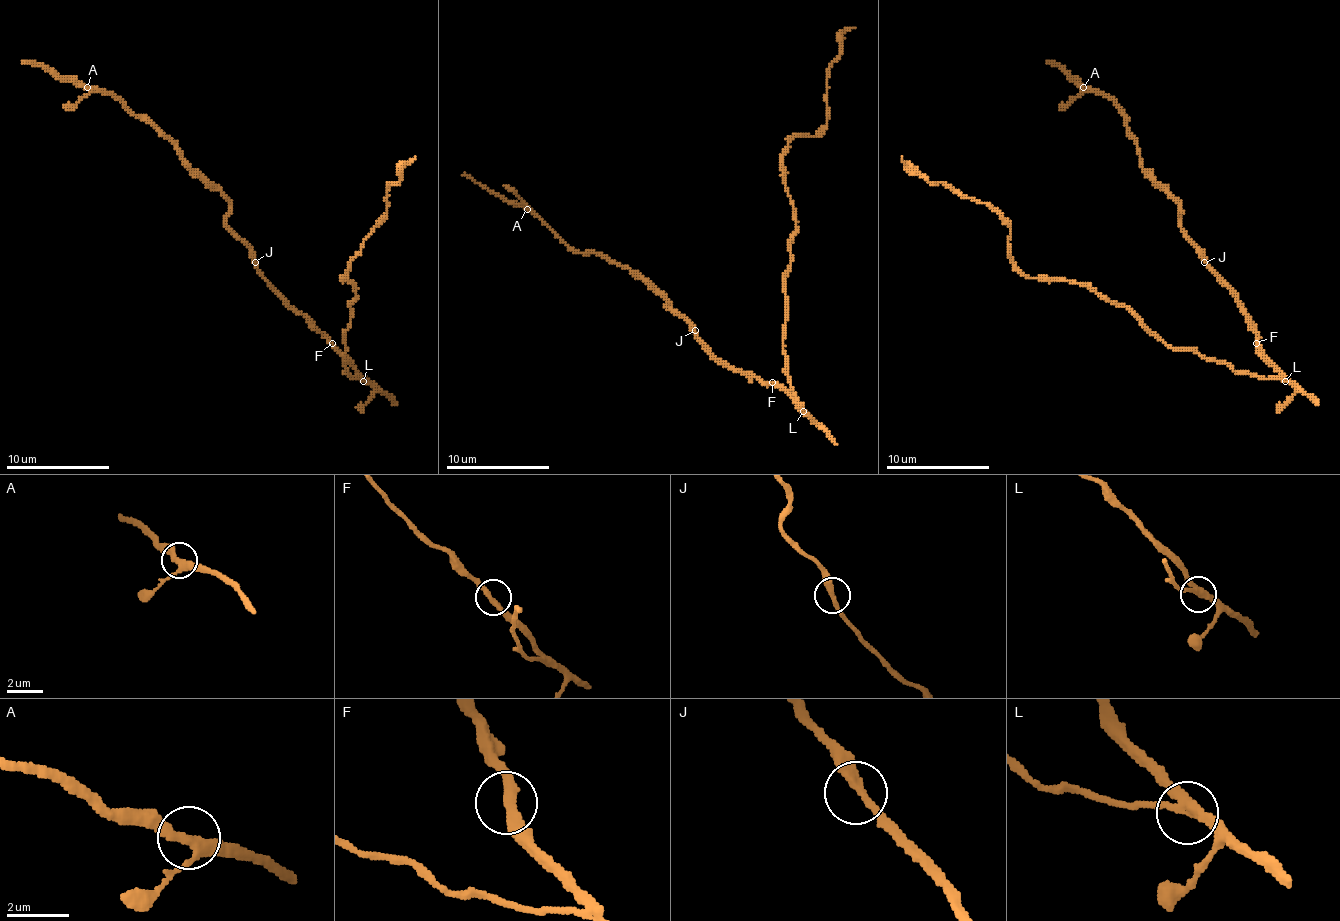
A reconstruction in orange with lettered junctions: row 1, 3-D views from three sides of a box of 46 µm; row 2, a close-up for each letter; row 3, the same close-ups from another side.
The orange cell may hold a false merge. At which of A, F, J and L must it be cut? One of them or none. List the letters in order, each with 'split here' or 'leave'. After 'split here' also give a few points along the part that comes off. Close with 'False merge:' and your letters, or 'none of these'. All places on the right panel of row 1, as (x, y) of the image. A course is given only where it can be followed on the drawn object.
A: leave
F: leave
J: leave
L: split here; course (1284, 381), (1168, 348), (1085, 286), (1028, 278), (997, 213), (902, 156)
False merge: L

